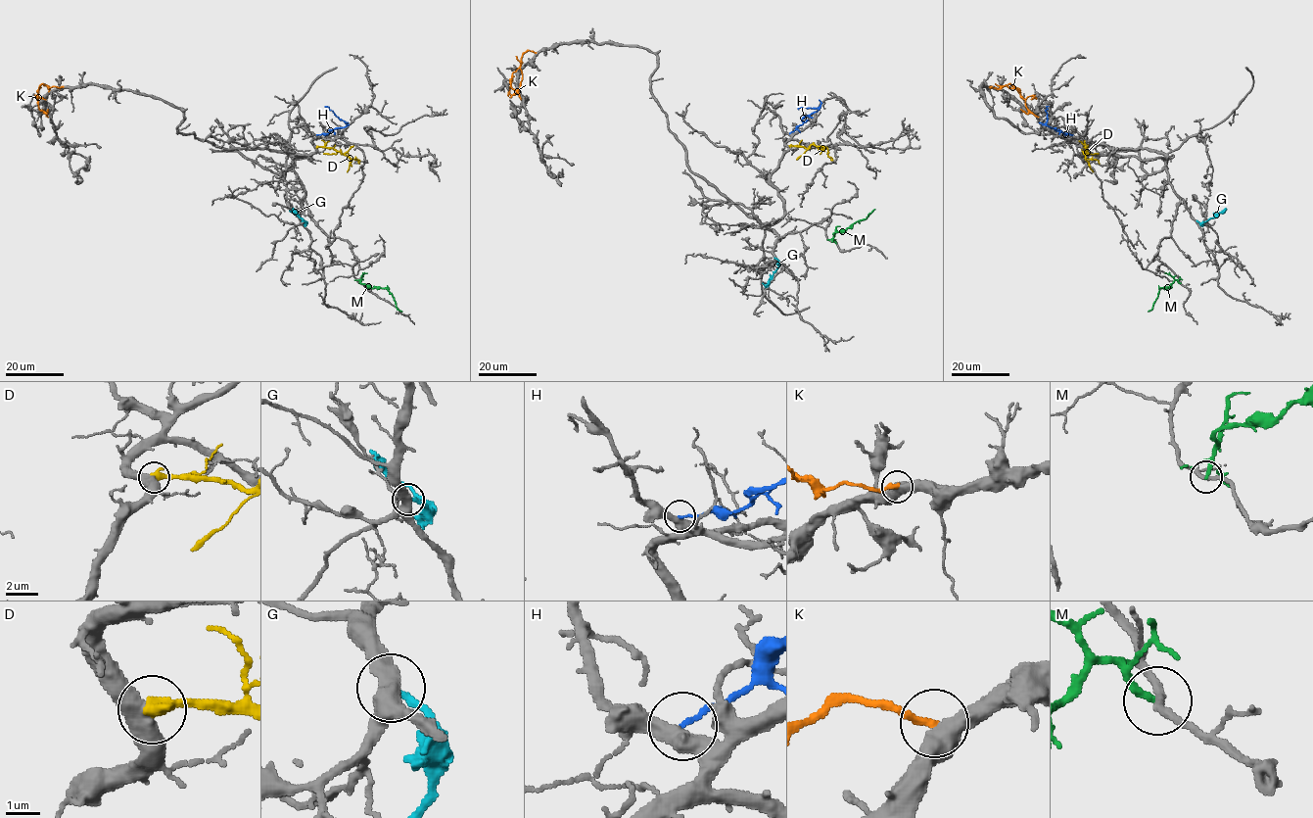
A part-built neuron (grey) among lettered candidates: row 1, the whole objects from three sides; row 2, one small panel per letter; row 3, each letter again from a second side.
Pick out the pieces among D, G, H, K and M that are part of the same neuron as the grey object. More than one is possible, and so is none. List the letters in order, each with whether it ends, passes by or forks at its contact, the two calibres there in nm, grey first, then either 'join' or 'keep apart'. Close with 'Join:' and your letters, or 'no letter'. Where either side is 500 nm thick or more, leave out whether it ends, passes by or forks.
D: 500/440 nm | keep apart
G: it ends | 460/260 nm | keep apart
H: it ends | 480/160 nm | keep apart
K: 500/240 nm | keep apart
M: it ends | 240/220 nm | keep apart
Join: no letter

